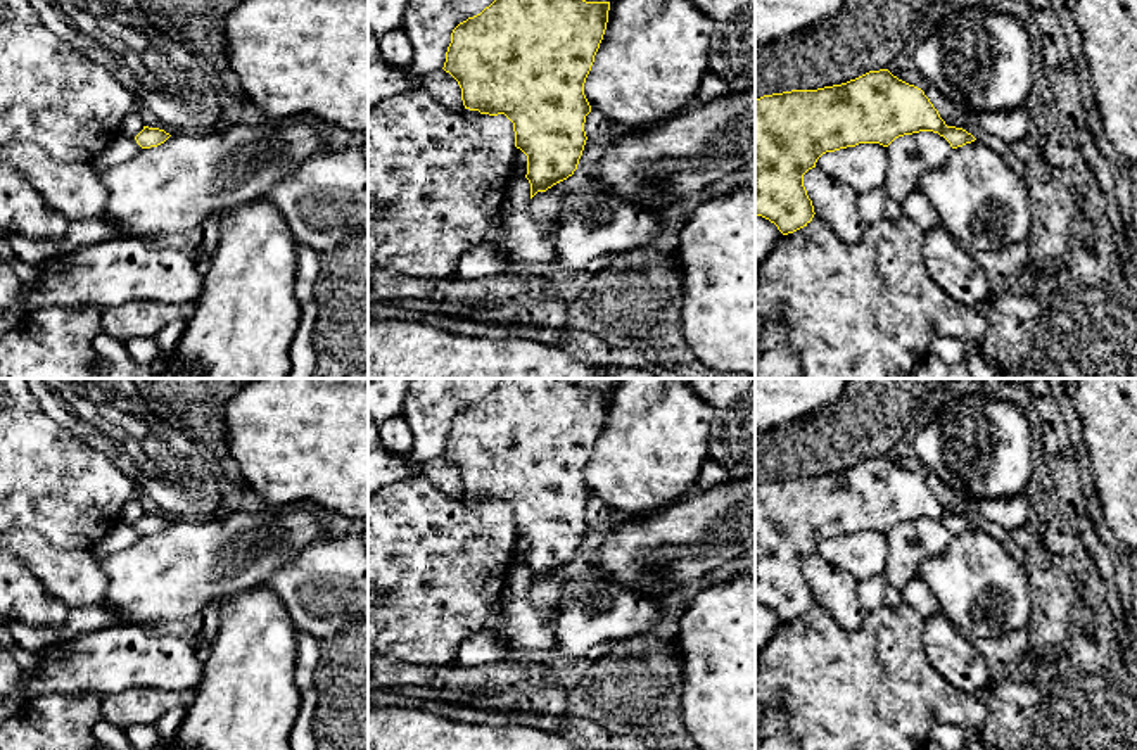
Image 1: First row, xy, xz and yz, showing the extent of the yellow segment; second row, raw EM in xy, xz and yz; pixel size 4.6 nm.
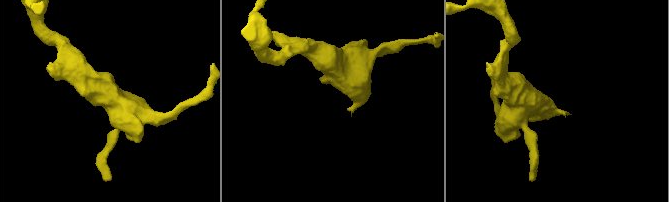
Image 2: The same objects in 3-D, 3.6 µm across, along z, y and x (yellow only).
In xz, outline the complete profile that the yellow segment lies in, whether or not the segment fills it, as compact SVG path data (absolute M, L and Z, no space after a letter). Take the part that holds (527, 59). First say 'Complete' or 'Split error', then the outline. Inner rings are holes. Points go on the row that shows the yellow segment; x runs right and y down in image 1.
Complete. M494 0L451 33L442 69L458 81L465 109L505 114L513 123L515 147L527 156L530 199L577 169L591 112L584 83L603 40L608 10L610 2Z

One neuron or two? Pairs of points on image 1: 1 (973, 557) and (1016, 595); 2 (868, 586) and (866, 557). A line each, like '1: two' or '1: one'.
1: one
2: two

